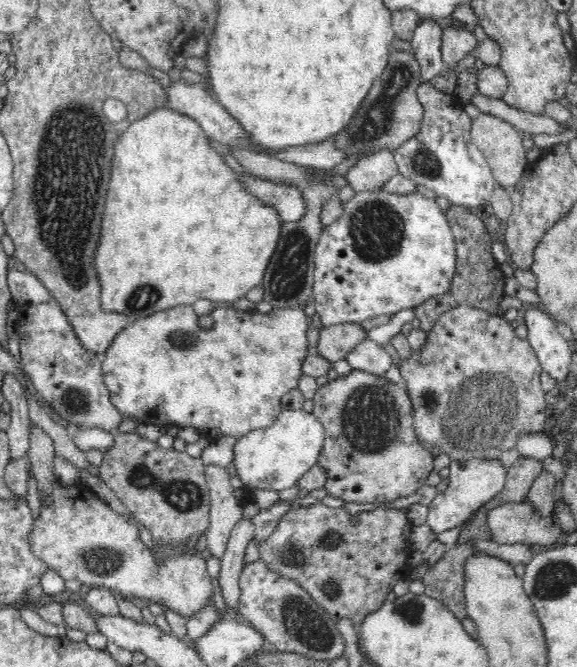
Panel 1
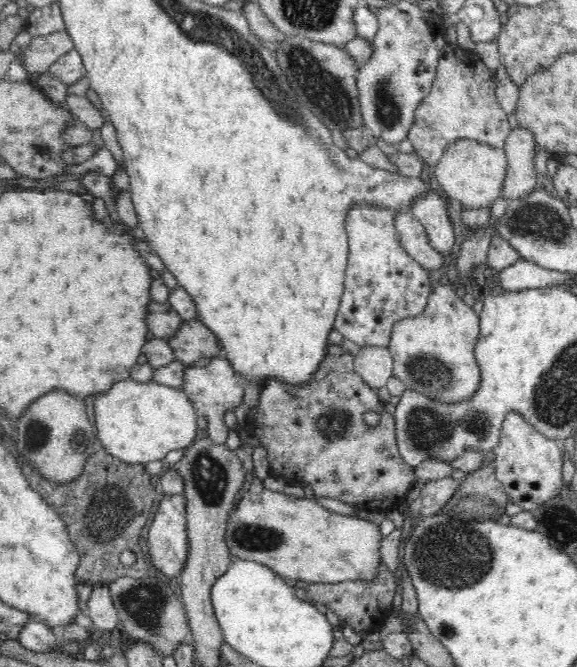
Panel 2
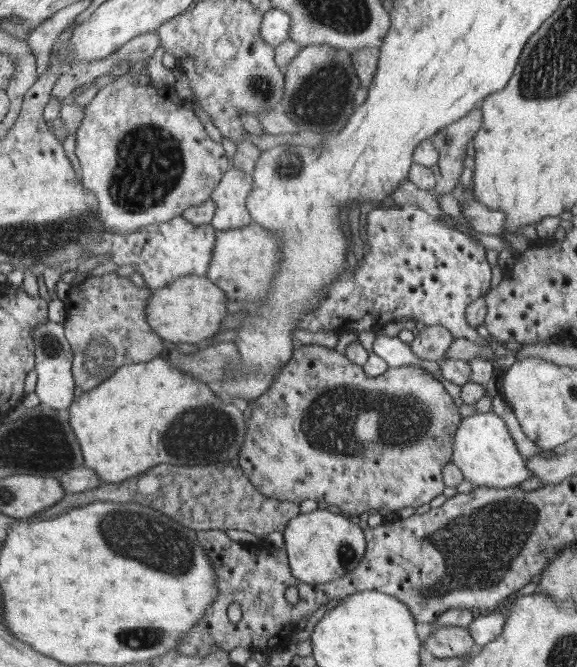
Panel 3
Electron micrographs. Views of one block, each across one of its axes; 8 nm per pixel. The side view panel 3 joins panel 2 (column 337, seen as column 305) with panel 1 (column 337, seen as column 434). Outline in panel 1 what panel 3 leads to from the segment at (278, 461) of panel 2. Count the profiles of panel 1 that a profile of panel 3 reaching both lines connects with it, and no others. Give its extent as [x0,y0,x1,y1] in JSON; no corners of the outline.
[310,370,434,503]

